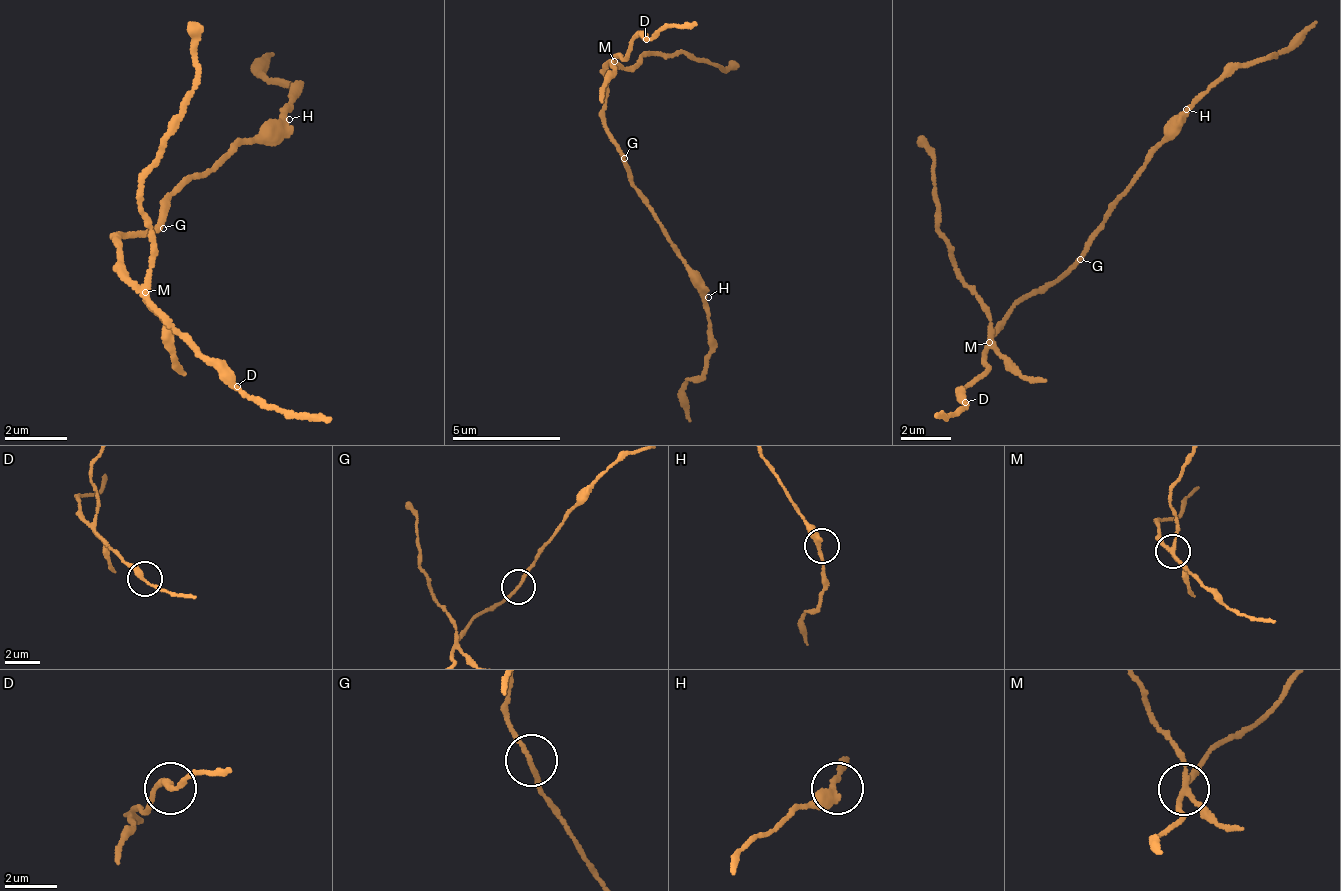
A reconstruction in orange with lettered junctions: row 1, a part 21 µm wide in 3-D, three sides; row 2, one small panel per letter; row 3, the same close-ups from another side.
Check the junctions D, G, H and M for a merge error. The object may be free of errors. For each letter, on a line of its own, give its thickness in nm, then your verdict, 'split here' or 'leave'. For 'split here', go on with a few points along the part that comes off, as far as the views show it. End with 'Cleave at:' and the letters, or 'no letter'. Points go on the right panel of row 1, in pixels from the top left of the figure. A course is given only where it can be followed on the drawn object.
D: 240 nm | leave
G: 170 nm | leave
H: 300 nm | leave
M: 190 nm | split here | (989, 340), (940, 227), (933, 150), (916, 136)
Cleave at: M

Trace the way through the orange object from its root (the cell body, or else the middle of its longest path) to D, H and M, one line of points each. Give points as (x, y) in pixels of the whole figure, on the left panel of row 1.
D: (152, 226), (122, 240), (116, 235), (122, 266), (140, 284), (140, 299), (237, 386)
H: (152, 226), (181, 188), (205, 178), (246, 144), (262, 142), (289, 119)
M: (152, 226), (149, 232), (122, 240), (116, 235), (113, 241), (121, 249), (118, 255), (122, 266), (147, 290)

